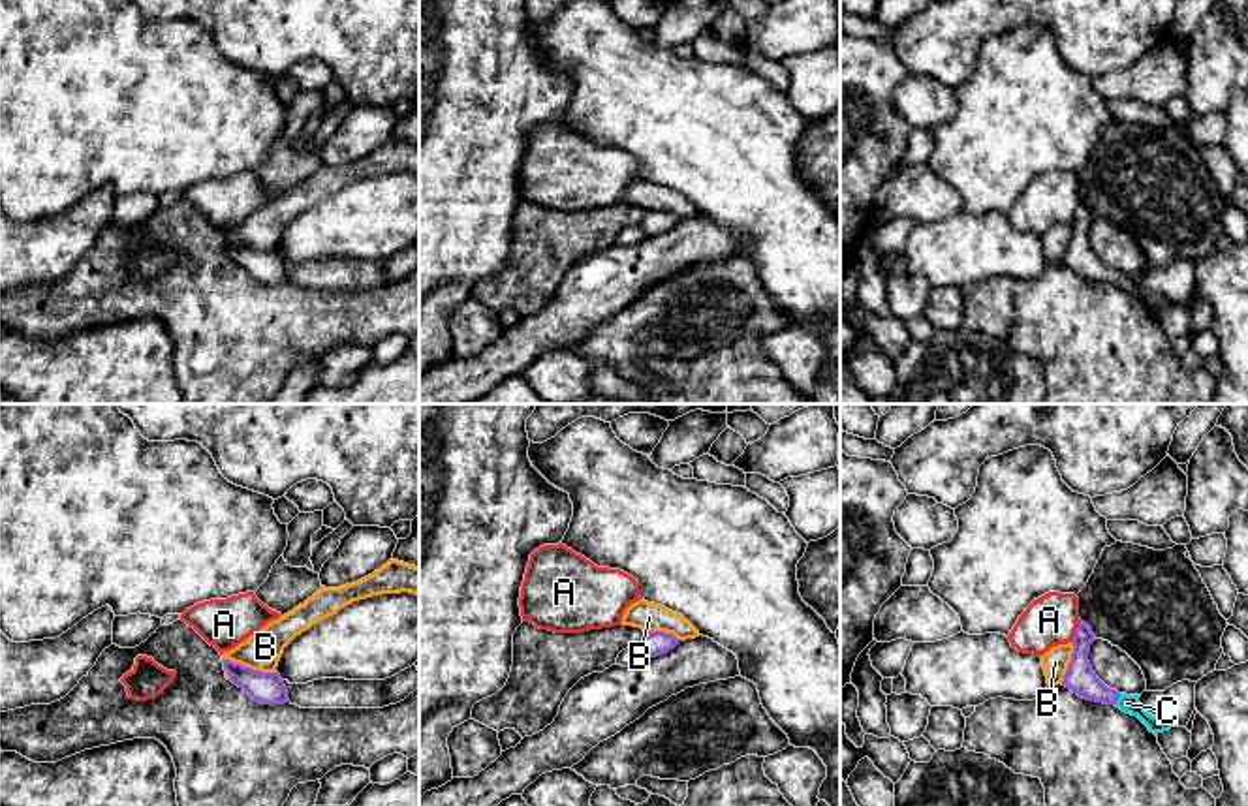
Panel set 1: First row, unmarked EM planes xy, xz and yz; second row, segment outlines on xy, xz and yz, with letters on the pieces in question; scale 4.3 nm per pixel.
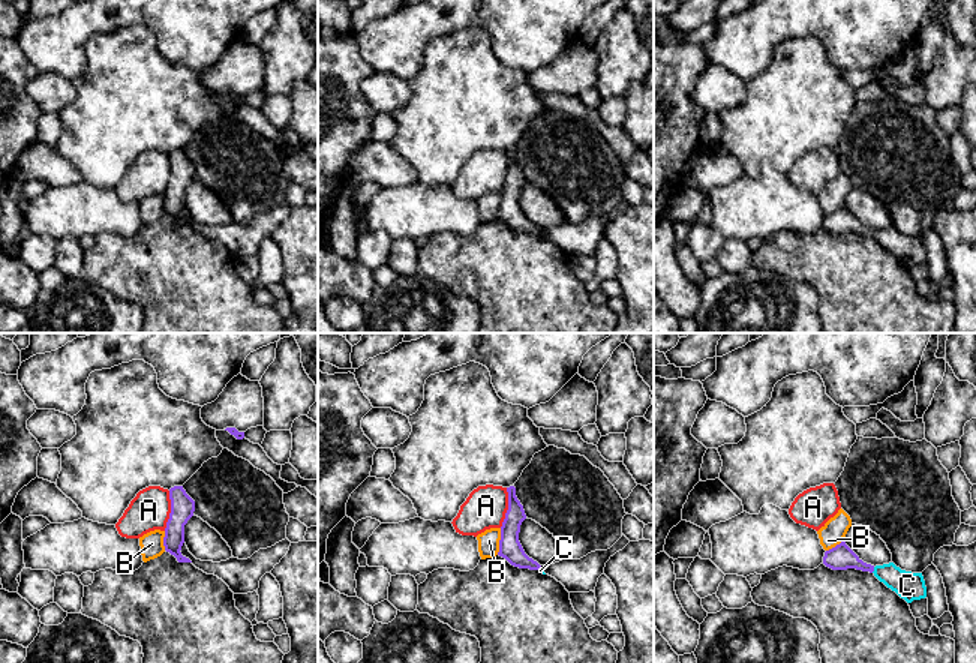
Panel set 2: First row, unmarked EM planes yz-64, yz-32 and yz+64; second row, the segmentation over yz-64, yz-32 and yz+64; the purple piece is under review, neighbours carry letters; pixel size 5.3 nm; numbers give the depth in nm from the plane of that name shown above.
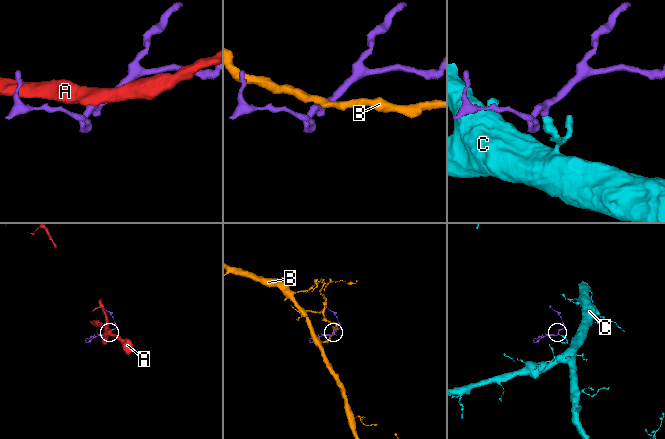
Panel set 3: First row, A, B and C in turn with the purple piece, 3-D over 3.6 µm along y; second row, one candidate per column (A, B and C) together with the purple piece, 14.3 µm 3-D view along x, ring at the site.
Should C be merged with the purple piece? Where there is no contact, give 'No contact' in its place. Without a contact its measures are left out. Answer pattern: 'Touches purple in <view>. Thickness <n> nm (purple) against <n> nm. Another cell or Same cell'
Touches purple in yz. Thickness 130 nm (purple) against 80 nm. Same cell

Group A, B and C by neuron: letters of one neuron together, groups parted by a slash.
A / B / C

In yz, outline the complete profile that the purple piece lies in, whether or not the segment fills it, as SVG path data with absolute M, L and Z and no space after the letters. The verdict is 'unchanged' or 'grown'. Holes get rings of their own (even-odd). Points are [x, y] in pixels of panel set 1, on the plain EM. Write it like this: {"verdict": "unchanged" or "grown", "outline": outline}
{"verdict": "grown", "outline": "M1081 201L1073 216L1073 233L1064 254L1062 265L1069 267L1073 272L1086 280L1096 280L1103 284L1115 284L1126 293L1137 295L1150 312L1158 314L1169 310L1173 304L1160 297L1152 295L1139 282L1141 274L1126 274L1116 269L1107 267L1092 250L1088 240L1090 224L1096 220L1092 209Z"}

